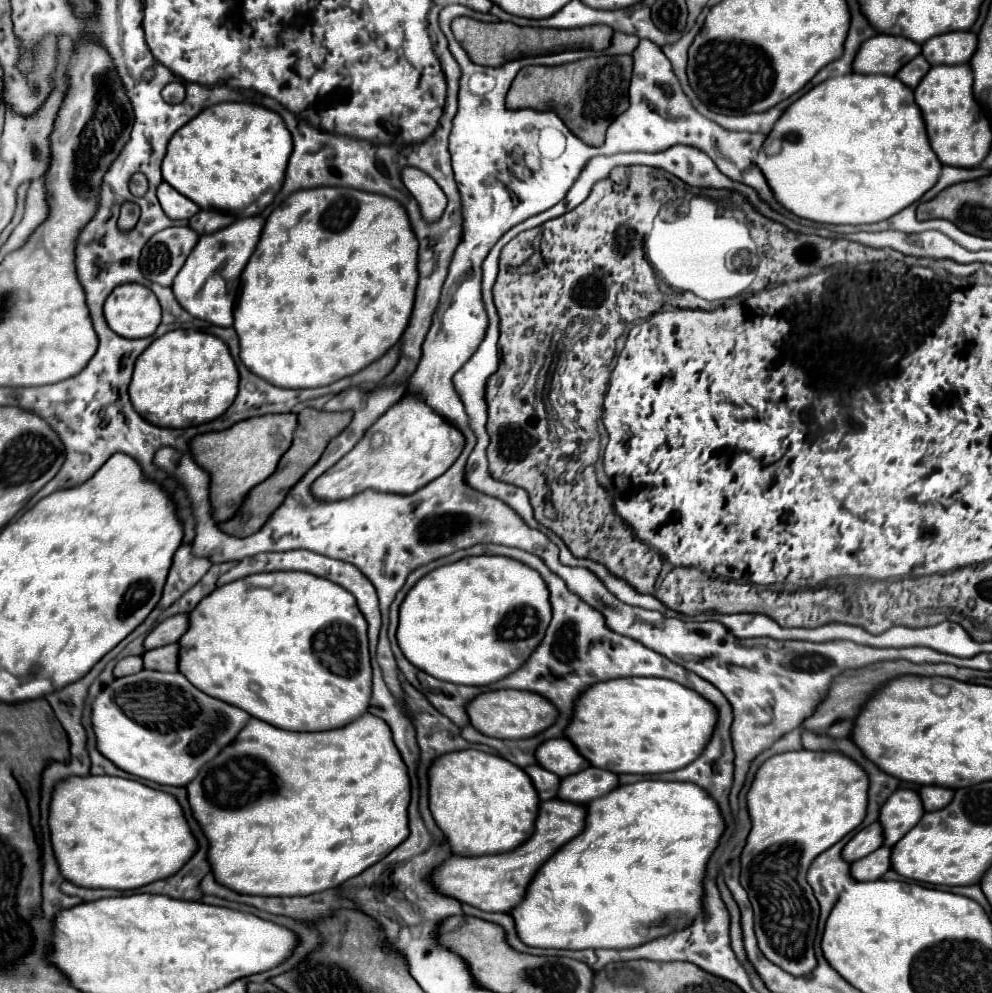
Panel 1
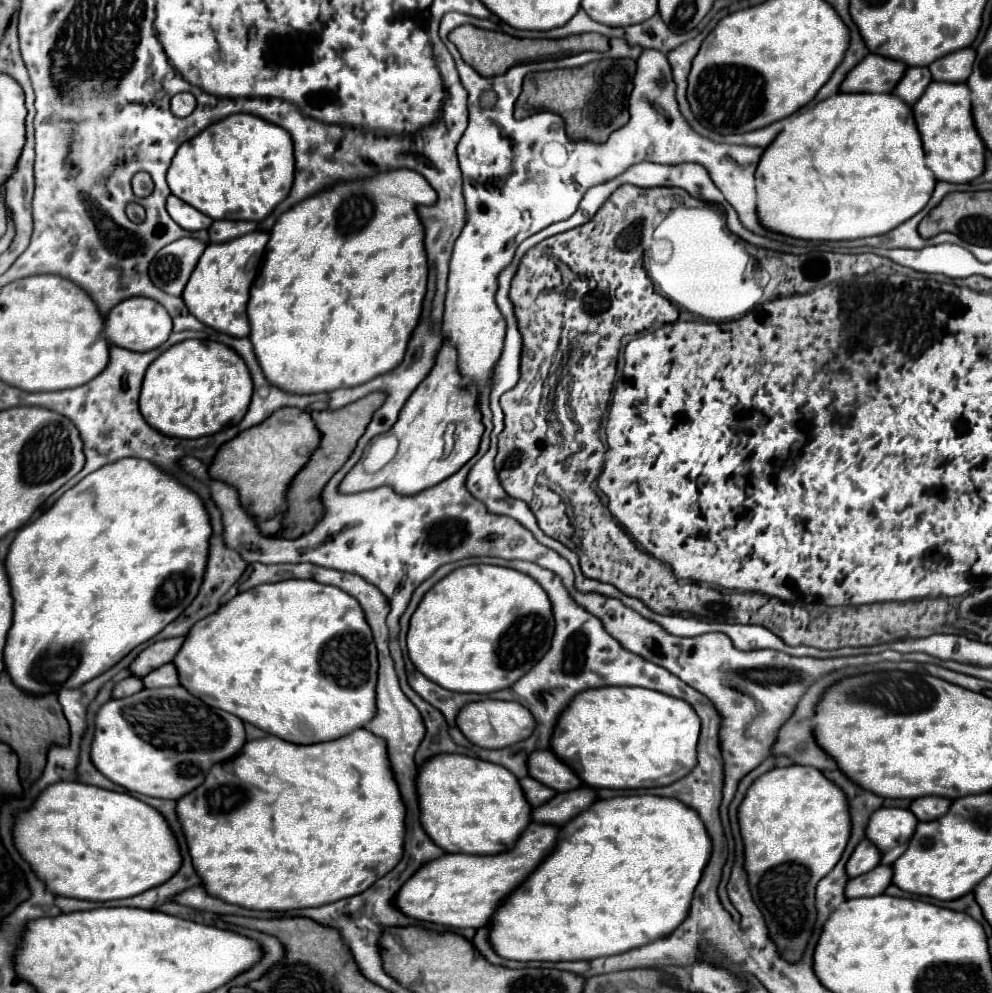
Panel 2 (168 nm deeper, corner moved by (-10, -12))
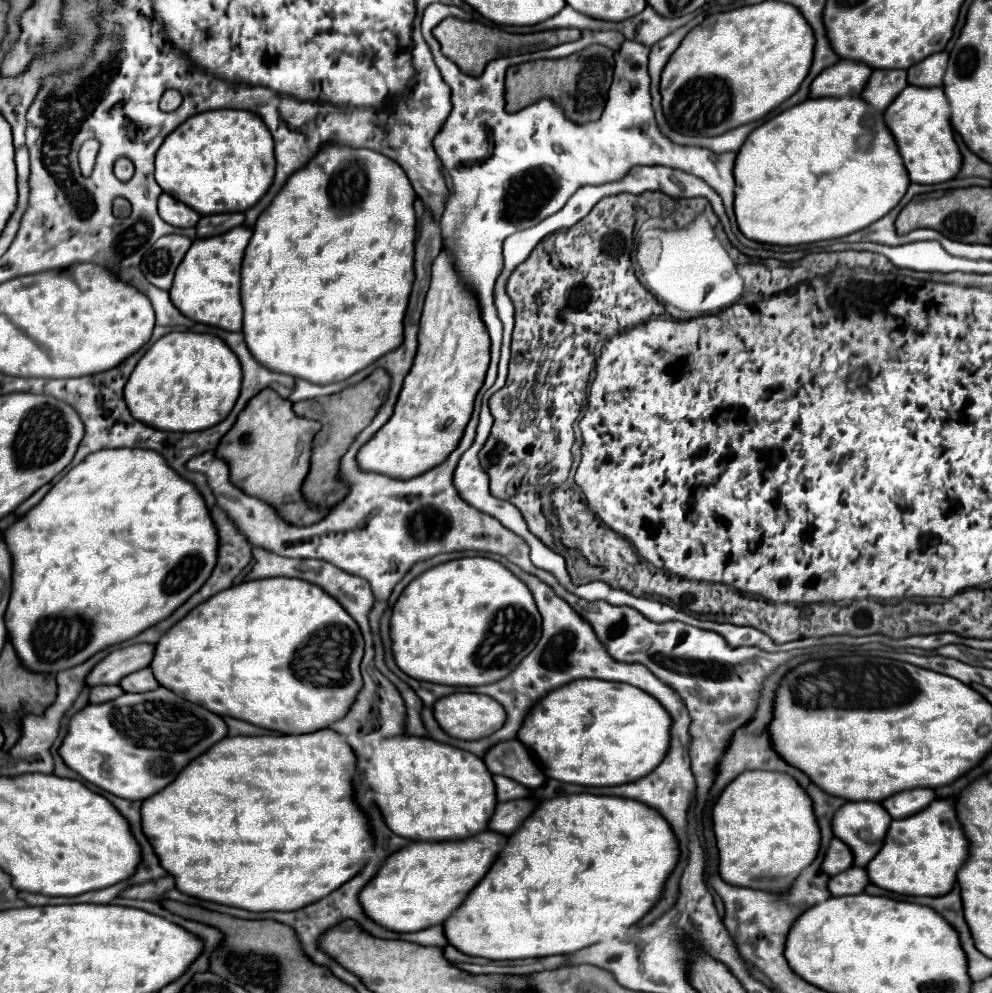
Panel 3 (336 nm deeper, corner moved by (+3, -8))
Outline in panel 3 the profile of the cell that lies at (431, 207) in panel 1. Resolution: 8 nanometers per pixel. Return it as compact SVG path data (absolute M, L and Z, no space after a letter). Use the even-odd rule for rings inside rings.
M326 144L326 148L320 150L320 156L316 156L316 160L308 164L308 168L300 168L296 176L290 176L288 184L284 184L280 194L276 194L270 206L256 220L254 236L250 238L242 264L244 338L252 356L260 360L266 368L272 368L276 372L284 372L294 378L304 378L314 384L330 384L330 382L346 380L348 376L356 374L368 364L376 362L380 356L384 356L384 352L398 348L404 338L402 320L406 314L408 296L414 280L412 264L414 264L416 240L416 214L413 206L415 200L416 193L404 170L394 160L388 160L384 154L372 152L368 148L344 148L340 144Z

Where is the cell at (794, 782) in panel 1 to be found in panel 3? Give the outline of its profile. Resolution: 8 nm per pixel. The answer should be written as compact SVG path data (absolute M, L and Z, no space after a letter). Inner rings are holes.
M752 770L724 788L712 808L718 846L718 874L726 884L766 892L786 892L816 858L820 830L808 794L786 774Z

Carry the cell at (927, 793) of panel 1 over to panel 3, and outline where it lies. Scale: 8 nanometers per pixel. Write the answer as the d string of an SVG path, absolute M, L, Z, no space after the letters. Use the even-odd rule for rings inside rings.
M914 788L914 790L900 792L896 796L886 798L882 802L882 806L892 818L906 818L906 816L912 816L912 814L924 810L934 798L936 798L936 794L932 788Z

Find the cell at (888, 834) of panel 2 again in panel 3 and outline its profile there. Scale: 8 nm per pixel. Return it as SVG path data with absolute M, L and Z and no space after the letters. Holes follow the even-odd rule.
M846 802L832 818L832 832L836 838L844 840L852 848L854 864L864 868L872 860L872 856L876 856L876 852L882 848L890 822L892 818L888 816L888 812L876 802Z

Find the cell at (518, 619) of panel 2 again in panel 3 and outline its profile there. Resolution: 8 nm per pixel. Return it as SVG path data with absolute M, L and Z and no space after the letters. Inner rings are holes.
M474 556L438 564L414 578L396 600L390 616L390 640L396 666L416 678L448 686L482 686L506 678L538 644L542 618L528 586L500 562Z

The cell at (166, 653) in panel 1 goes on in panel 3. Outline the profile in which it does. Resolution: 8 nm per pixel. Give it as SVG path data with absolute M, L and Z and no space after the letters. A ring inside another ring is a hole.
M142 668L120 680L120 688L124 692L148 692L148 690L156 690L158 686L160 684L156 684L150 668Z

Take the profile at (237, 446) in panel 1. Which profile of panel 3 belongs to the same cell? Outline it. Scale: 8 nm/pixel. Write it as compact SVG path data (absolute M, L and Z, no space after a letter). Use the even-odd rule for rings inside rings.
M264 388L246 404L232 430L220 440L216 456L228 462L234 486L272 504L286 522L296 526L316 524L332 508L312 506L302 494L302 482L310 470L312 440L320 428L320 422L296 416L290 400L280 398L272 388ZM246 434L252 444L246 444Z

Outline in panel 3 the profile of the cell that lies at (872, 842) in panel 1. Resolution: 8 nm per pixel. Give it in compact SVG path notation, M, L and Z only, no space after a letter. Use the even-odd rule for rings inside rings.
M832 838L828 850L826 850L826 856L824 856L824 862L822 862L822 870L828 874L828 876L834 876L834 874L840 874L844 870L848 870L852 866L854 858L852 858L852 852L850 848L838 840L838 838Z

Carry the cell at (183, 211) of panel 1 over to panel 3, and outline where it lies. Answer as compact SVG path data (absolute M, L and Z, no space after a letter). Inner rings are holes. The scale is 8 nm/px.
M162 194L160 200L158 200L158 212L160 216L172 224L172 226L178 226L178 228L188 228L188 226L196 226L198 220L200 220L200 214L194 212L192 208L188 208L186 204L174 200L172 196L166 196Z

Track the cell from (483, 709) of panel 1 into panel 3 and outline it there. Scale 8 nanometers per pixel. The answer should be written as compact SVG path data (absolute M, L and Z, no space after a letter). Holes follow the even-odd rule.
M456 692L450 696L444 696L436 700L434 704L434 718L438 720L440 728L450 734L452 738L462 738L462 740L478 740L480 736L490 736L492 732L500 730L504 726L504 708L488 696L480 696L474 692Z

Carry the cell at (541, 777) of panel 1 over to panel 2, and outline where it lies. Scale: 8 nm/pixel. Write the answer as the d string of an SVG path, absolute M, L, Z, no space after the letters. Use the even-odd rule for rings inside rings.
M531 776L521 778L519 782L521 782L521 788L523 788L523 792L525 792L525 796L529 798L529 804L531 804L533 808L539 808L541 804L549 802L549 800L555 796L553 788L545 786L545 784L537 782L537 780L533 780Z

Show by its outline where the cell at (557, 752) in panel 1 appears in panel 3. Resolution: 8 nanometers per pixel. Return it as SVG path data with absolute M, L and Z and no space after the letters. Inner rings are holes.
M506 740L504 744L494 744L482 760L490 774L508 776L530 790L536 790L546 782L542 768L534 762L534 758L520 740Z

